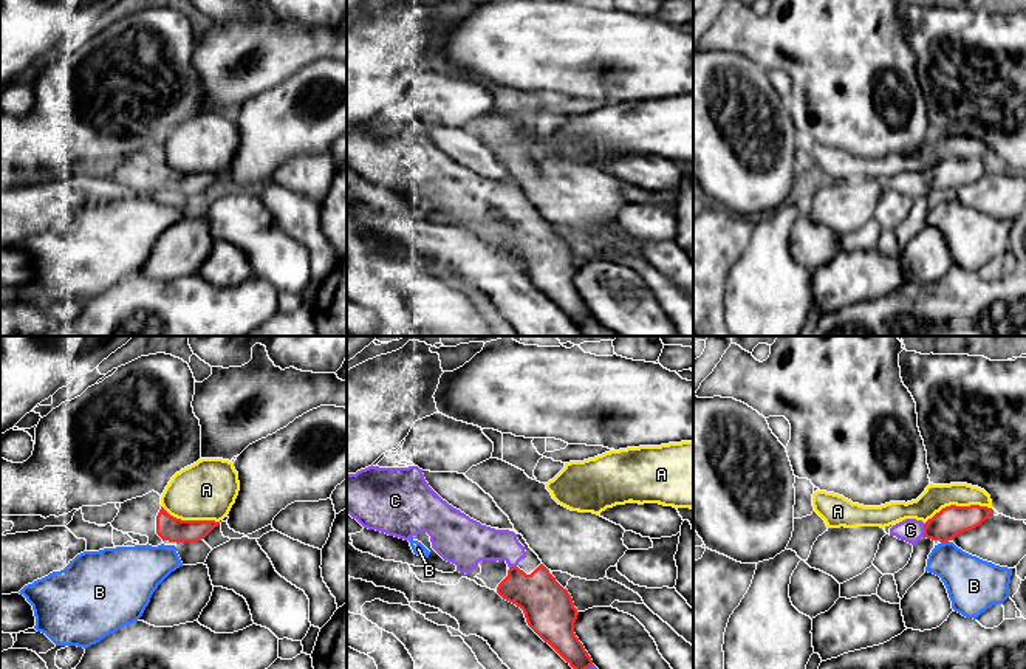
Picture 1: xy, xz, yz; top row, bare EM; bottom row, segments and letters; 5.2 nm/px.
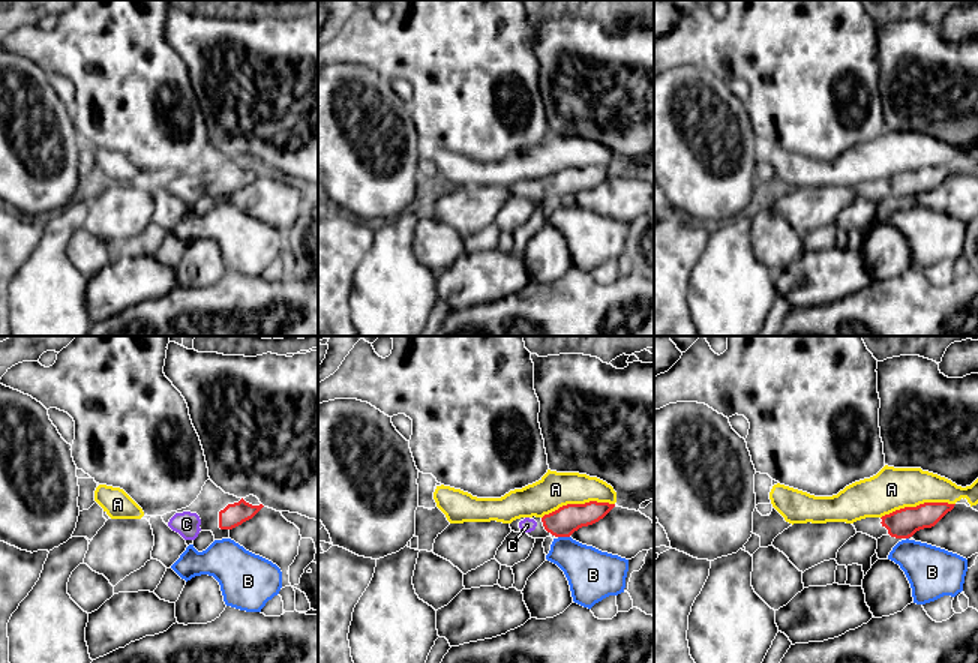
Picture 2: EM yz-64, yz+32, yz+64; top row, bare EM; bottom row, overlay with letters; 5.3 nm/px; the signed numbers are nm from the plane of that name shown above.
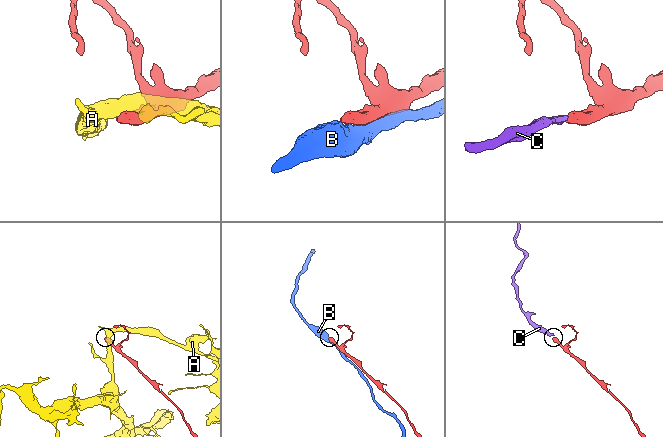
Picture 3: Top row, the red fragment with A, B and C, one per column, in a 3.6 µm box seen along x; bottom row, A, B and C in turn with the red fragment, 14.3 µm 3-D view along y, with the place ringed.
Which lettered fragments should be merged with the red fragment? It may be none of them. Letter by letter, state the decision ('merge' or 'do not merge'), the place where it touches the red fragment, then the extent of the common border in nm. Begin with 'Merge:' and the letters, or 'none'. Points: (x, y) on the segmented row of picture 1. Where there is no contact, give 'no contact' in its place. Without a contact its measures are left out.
Merge: C
A: do not merge; contact yz (955, 505); length 360 nm
B: do not merge; contact yz (944, 541); length 40 nm
C: merge; contact yz (924, 530); length 70 nm

